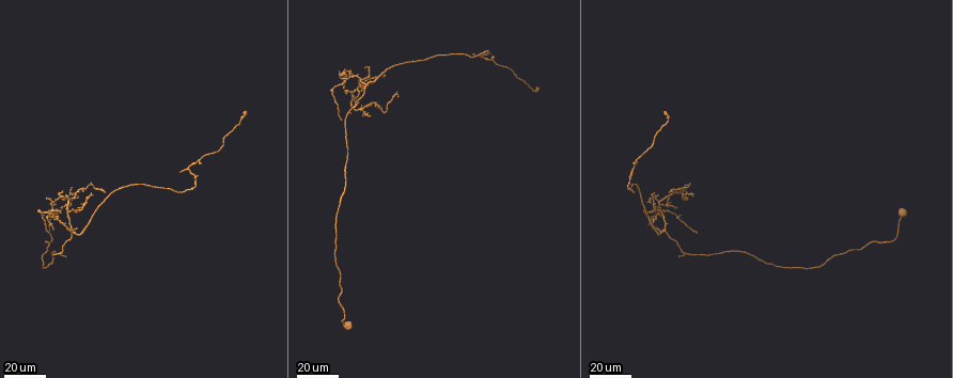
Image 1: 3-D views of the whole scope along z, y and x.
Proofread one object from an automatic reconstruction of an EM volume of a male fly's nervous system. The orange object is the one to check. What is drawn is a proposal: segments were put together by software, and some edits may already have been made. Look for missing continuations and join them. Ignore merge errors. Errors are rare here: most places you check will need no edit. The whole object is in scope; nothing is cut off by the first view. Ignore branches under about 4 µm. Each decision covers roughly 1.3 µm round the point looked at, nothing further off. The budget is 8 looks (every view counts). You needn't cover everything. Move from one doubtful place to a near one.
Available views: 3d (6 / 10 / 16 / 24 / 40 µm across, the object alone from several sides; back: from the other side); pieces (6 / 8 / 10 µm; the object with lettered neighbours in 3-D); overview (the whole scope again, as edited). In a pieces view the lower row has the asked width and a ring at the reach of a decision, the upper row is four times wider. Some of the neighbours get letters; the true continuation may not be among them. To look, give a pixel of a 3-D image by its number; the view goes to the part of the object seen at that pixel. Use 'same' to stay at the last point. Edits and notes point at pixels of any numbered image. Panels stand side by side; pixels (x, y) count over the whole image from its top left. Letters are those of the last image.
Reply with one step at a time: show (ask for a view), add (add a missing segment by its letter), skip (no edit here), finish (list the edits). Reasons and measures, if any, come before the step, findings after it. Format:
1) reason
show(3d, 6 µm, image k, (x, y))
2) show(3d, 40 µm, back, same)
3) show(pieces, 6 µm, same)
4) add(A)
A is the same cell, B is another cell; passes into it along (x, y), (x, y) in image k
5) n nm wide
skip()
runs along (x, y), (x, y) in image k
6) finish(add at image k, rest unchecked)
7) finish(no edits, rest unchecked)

tapers out
show(3d, 40 µm, image 1, (344, 93))

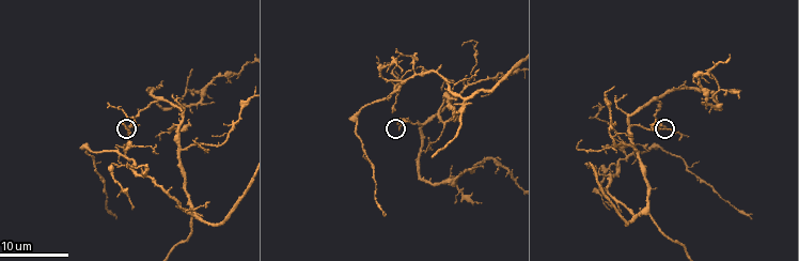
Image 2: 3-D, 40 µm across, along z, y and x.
show(pieces, 8 µm, image 2, (397, 119))

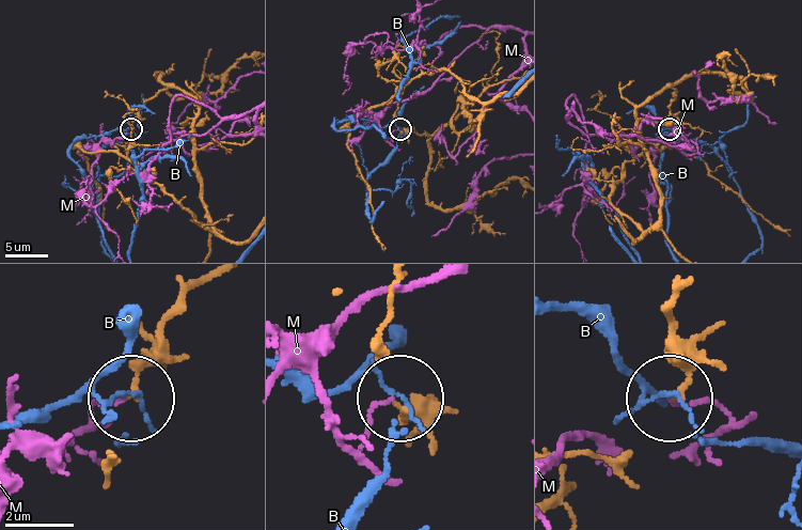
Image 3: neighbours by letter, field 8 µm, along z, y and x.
skip()
B and M are other cells; runs along (191, 286), (130, 395) in image 3; none of them fits

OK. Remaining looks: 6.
thin end
show(3d, 16 µm, image 2, (171, 94))

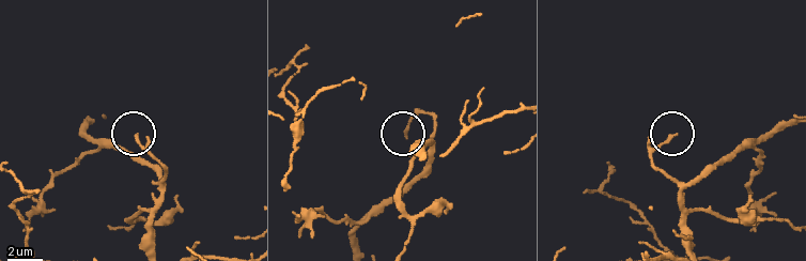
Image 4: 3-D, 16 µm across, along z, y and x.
what lies round it
show(pieces, 10 µm, image 4, (404, 135))

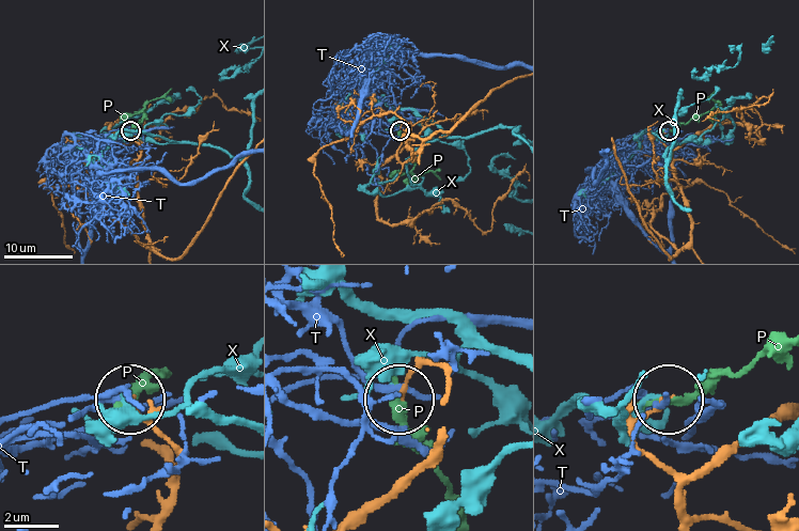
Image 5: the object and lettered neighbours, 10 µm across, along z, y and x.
200 nm wide
skip()
P, T and X are other cells; no lettered segment goes on from it

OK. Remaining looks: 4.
tapers out
show(3d, 24 µm, image 2, (127, 166))

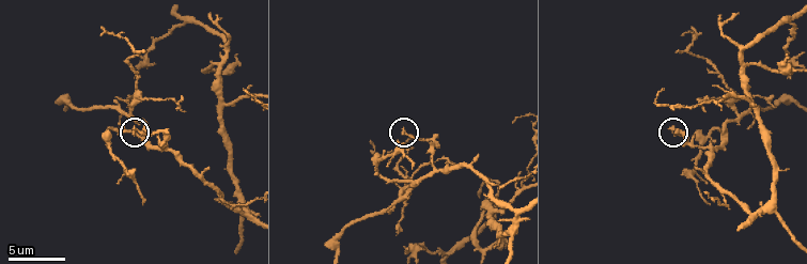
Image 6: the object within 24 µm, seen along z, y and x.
see the neighbours
show(pieces, 10 µm, image 6, (403, 132))

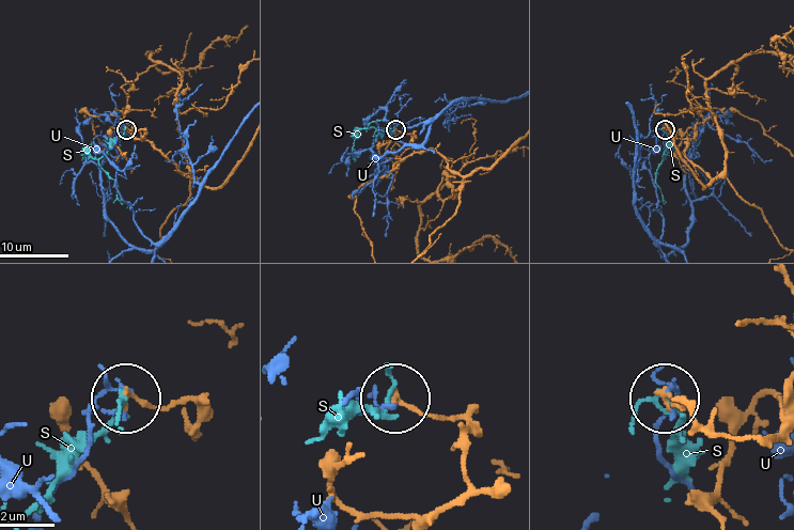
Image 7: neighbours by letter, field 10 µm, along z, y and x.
skip()
S and U are other cells; no lettered segment goes on from it

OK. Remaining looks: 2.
an open end
show(pieces, 6 µm, image 6, (102, 35))

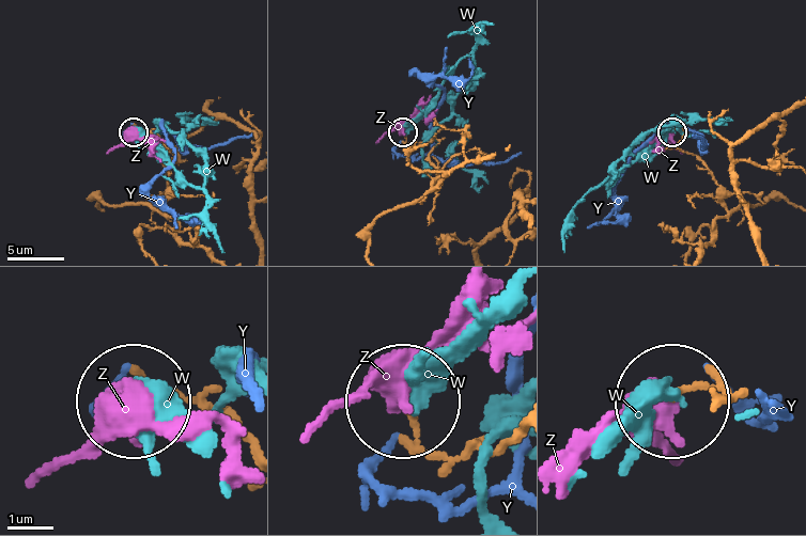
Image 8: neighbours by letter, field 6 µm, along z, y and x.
skip()
W, Y and Z are other cells; none of them fits

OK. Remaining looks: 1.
finish(no edits, rest unchecked)

